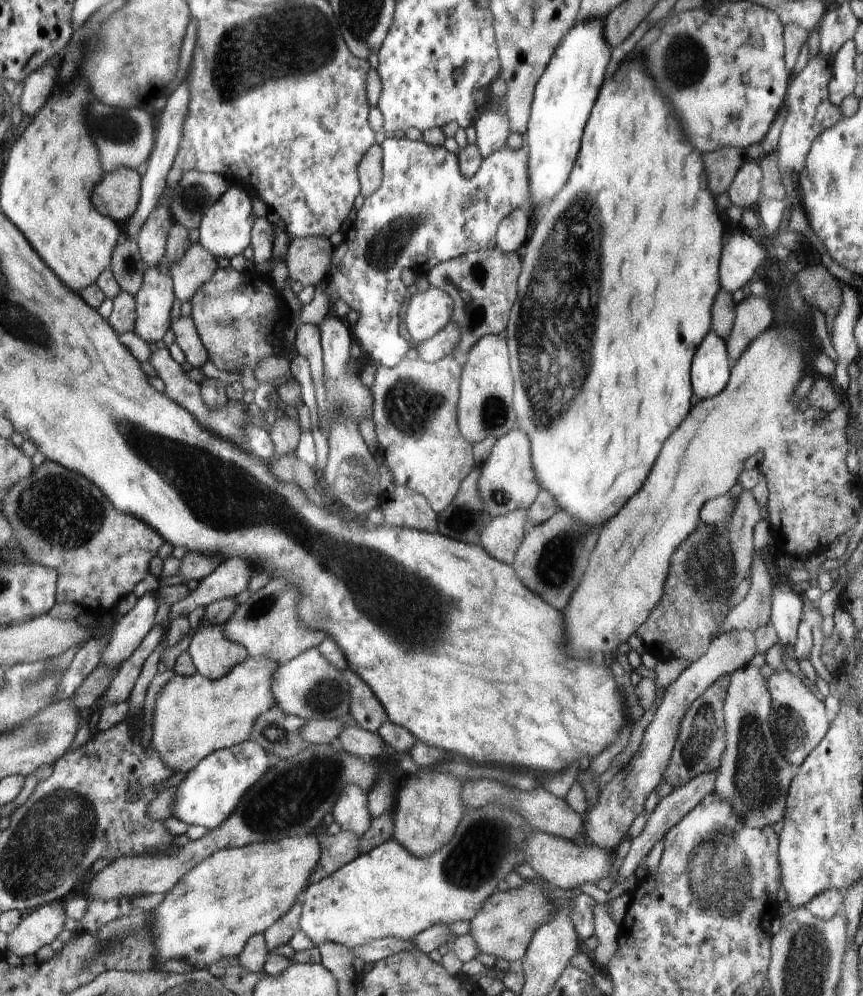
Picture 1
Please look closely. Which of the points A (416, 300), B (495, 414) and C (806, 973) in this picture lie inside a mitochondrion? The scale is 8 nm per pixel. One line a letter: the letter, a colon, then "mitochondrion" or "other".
A: other
B: mitochondrion
C: mitochondrion

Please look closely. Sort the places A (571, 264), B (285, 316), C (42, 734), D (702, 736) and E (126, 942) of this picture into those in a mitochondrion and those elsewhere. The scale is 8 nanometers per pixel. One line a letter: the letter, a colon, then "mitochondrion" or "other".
A: mitochondrion
B: other
C: mitochondrion
D: mitochondrion
E: mitochondrion

